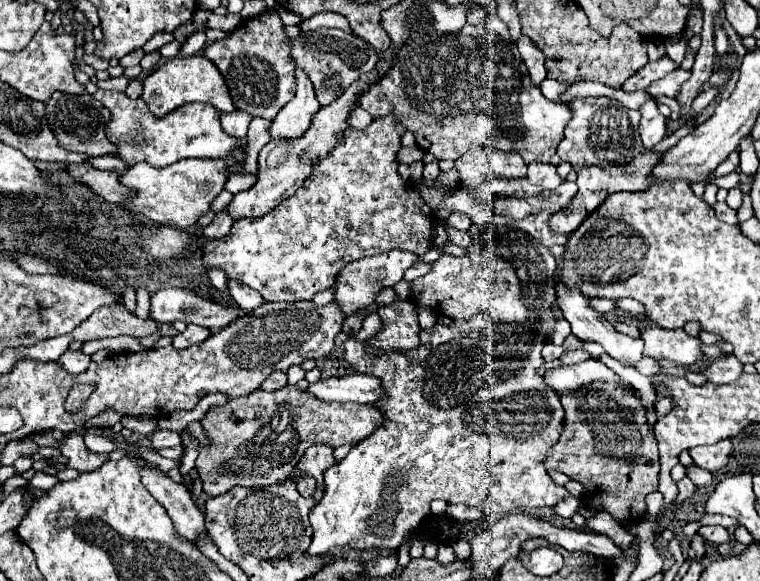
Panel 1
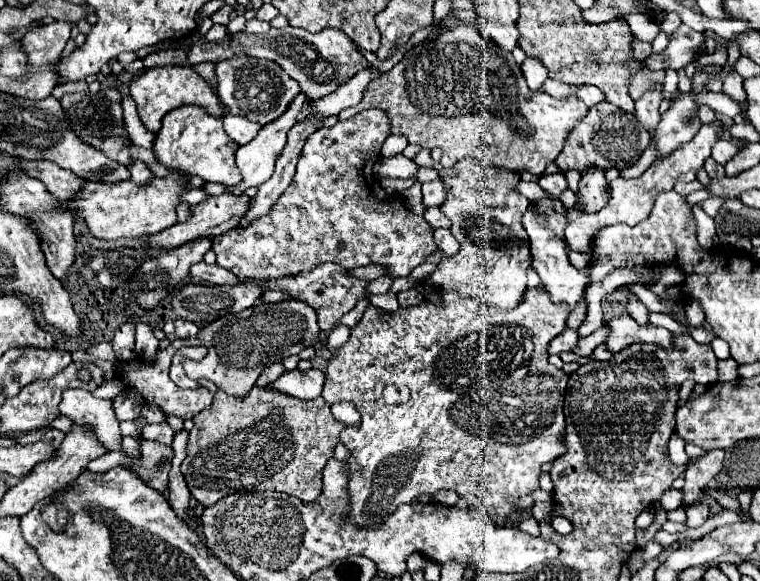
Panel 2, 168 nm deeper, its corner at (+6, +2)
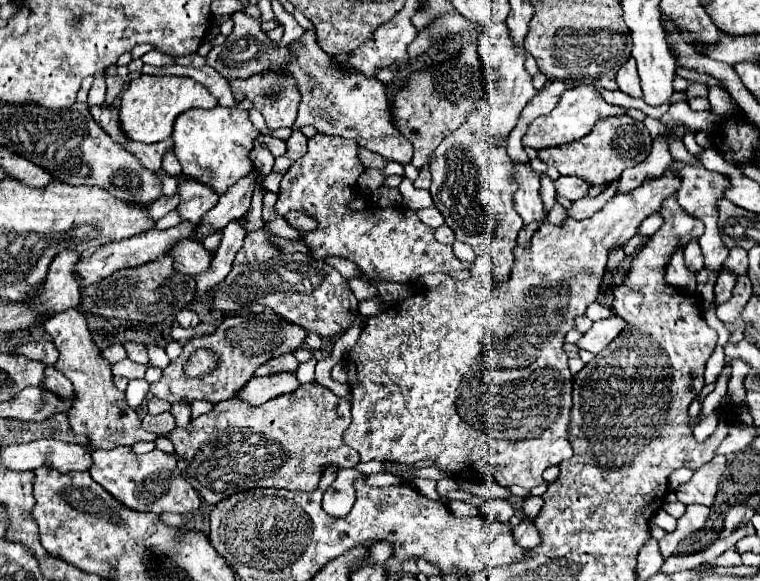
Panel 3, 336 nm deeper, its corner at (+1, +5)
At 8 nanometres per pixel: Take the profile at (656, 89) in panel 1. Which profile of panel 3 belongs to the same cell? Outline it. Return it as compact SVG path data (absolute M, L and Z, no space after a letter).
M628 58L618 74L616 74L616 82L618 82L618 90L632 96L632 98L640 98L642 96L642 90L640 90L640 78L638 78L638 72L636 72L636 62L634 58Z

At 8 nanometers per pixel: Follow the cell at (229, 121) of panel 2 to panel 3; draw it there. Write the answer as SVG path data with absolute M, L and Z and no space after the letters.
M260 136L258 140L256 140L256 146L266 146L274 156L282 156L284 152L286 152L286 144L284 144L284 140L280 140L280 138L274 138L274 136Z

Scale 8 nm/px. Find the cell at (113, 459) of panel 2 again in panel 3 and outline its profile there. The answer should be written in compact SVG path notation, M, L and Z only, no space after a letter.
M120 446L114 450L94 450L92 458L94 458L94 466L90 468L92 480L98 482L106 492L110 492L118 502L124 502L124 506L130 510L152 514L162 512L190 514L200 506L200 496L182 478L180 470L176 468L176 458L164 454L162 450L134 454L130 446Z

